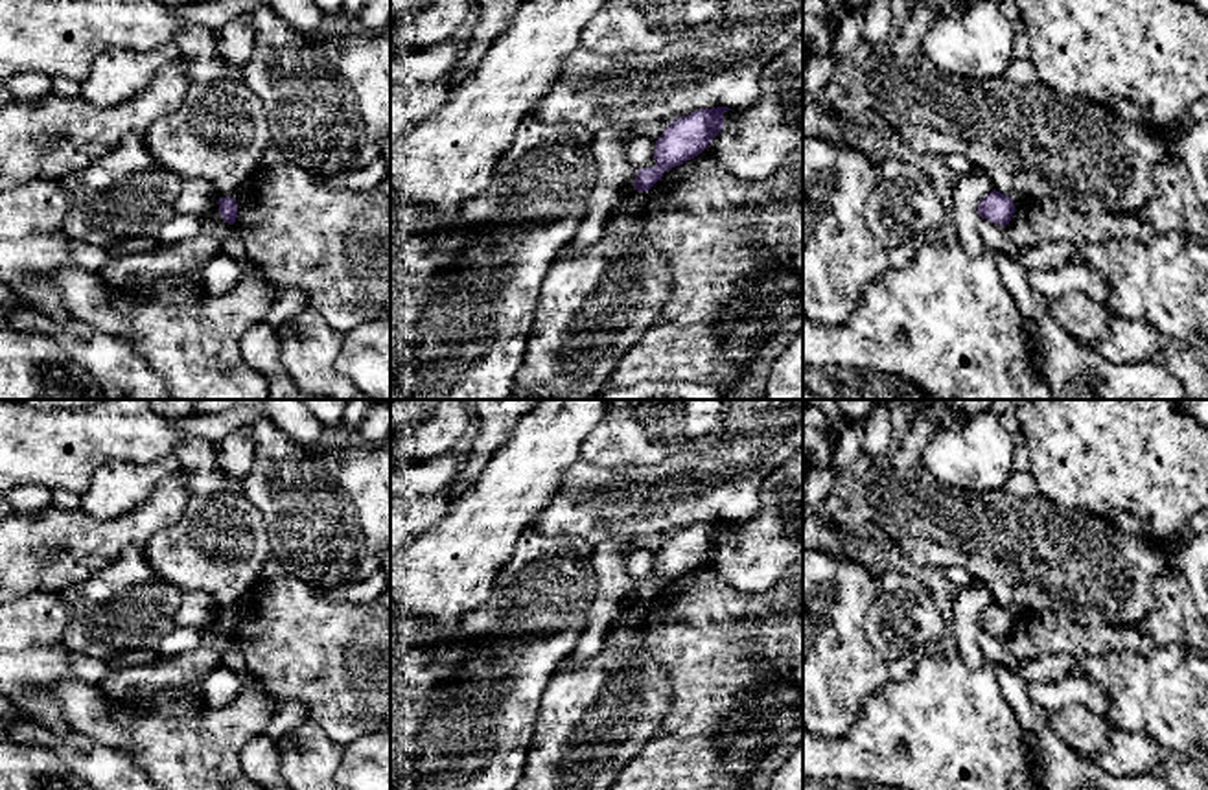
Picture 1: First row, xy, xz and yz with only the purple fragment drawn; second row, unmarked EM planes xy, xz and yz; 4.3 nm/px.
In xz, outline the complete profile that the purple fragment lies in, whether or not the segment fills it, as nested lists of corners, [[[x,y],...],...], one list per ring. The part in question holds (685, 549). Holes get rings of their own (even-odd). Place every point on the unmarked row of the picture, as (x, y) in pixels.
[[[702,521],[676,530],[656,552],[654,580],[639,582],[633,602],[648,604],[665,584],[698,569],[724,541],[724,525],[731,521]]]

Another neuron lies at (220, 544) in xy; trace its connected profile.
[[[243,492],[193,494],[182,516],[151,536],[142,551],[160,578],[182,591],[206,591],[219,611],[236,608],[260,582],[260,571],[273,556],[263,517]]]

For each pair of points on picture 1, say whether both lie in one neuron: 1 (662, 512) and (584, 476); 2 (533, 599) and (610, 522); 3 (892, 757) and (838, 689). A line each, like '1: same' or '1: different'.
1: same
2: different
3: different

